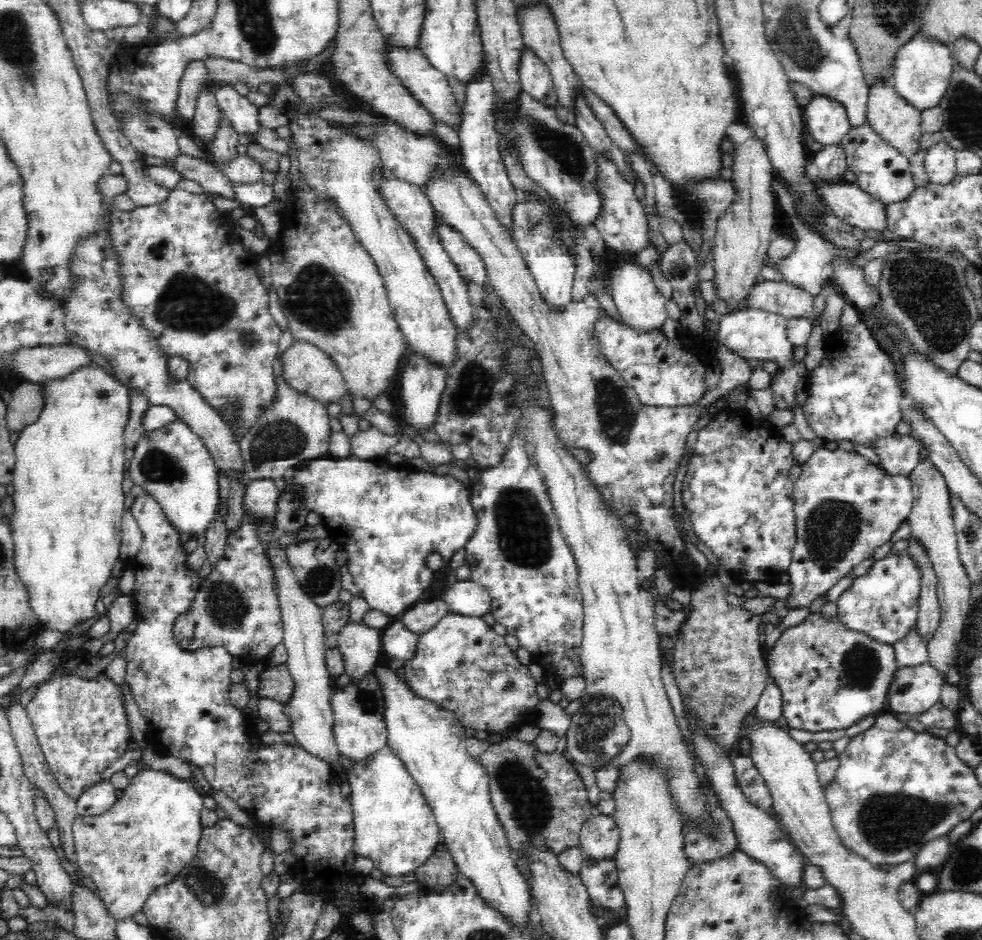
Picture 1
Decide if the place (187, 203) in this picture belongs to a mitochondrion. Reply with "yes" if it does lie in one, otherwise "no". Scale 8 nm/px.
no

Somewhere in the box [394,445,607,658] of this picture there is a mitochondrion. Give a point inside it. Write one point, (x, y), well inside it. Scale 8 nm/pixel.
(523, 535)

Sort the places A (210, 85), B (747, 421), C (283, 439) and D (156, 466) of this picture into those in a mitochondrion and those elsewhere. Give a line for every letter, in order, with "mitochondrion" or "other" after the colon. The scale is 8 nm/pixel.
A: other
B: other
C: mitochondrion
D: mitochondrion

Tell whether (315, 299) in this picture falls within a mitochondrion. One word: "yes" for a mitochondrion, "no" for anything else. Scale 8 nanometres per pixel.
yes

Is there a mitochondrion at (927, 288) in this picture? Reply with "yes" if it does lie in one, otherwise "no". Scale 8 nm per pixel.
yes

